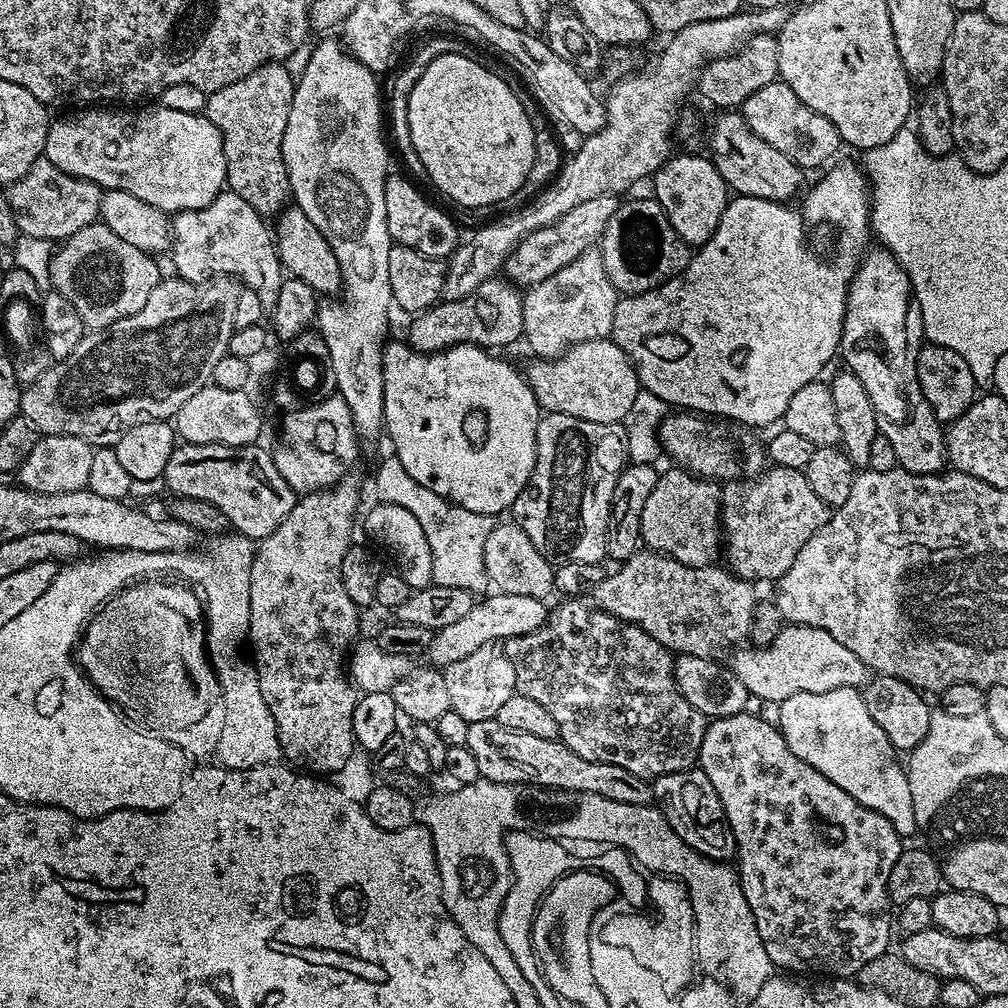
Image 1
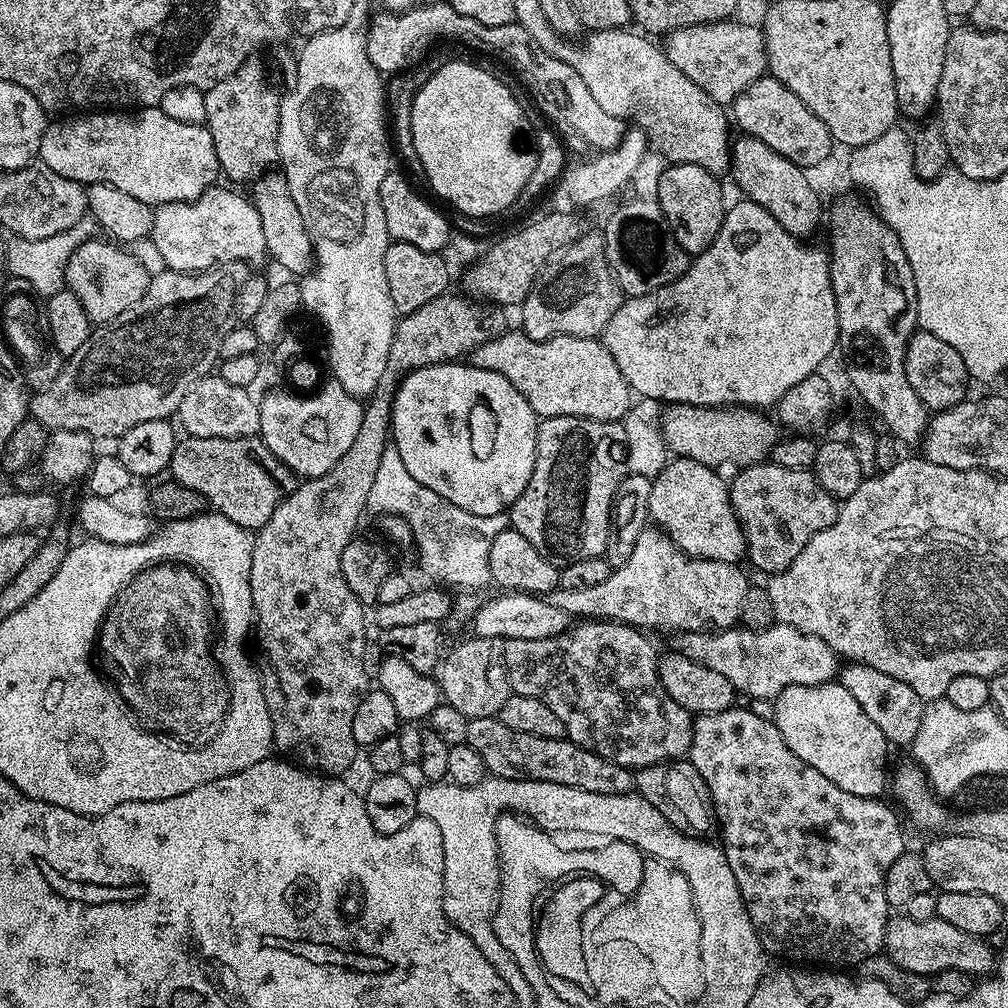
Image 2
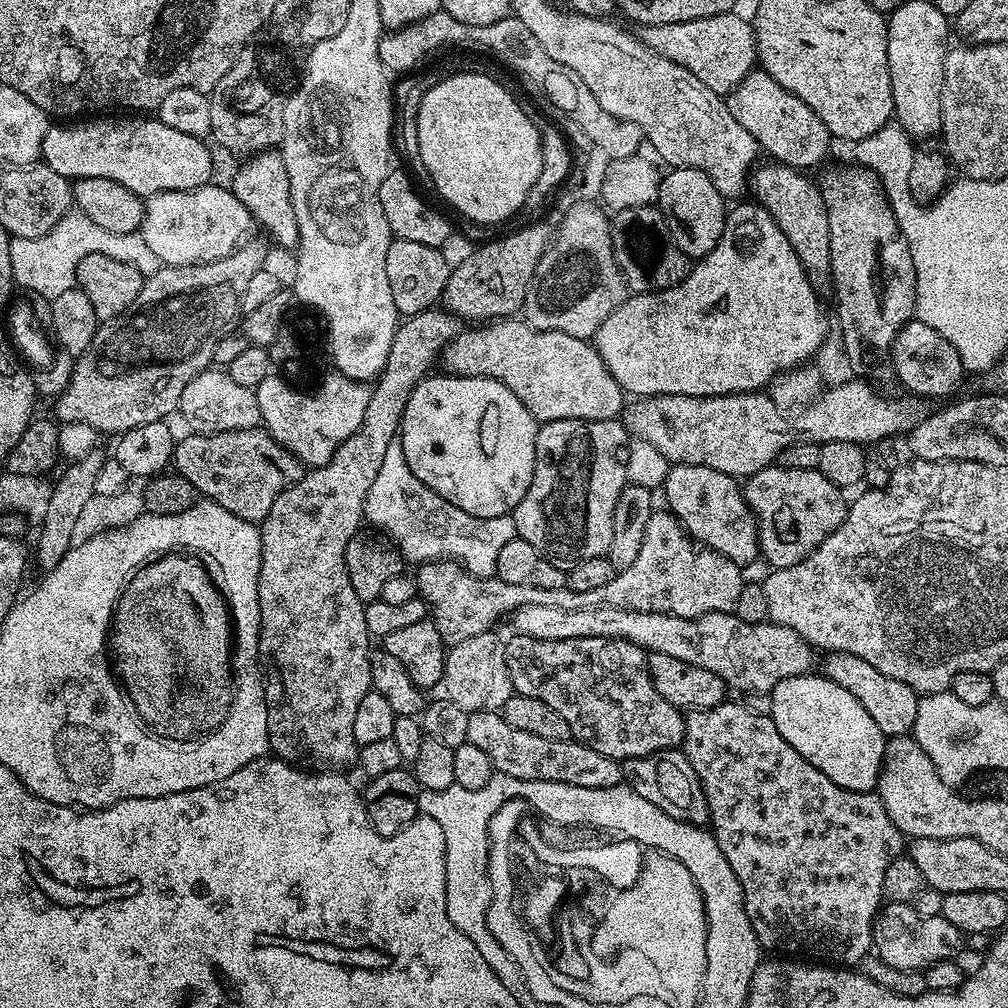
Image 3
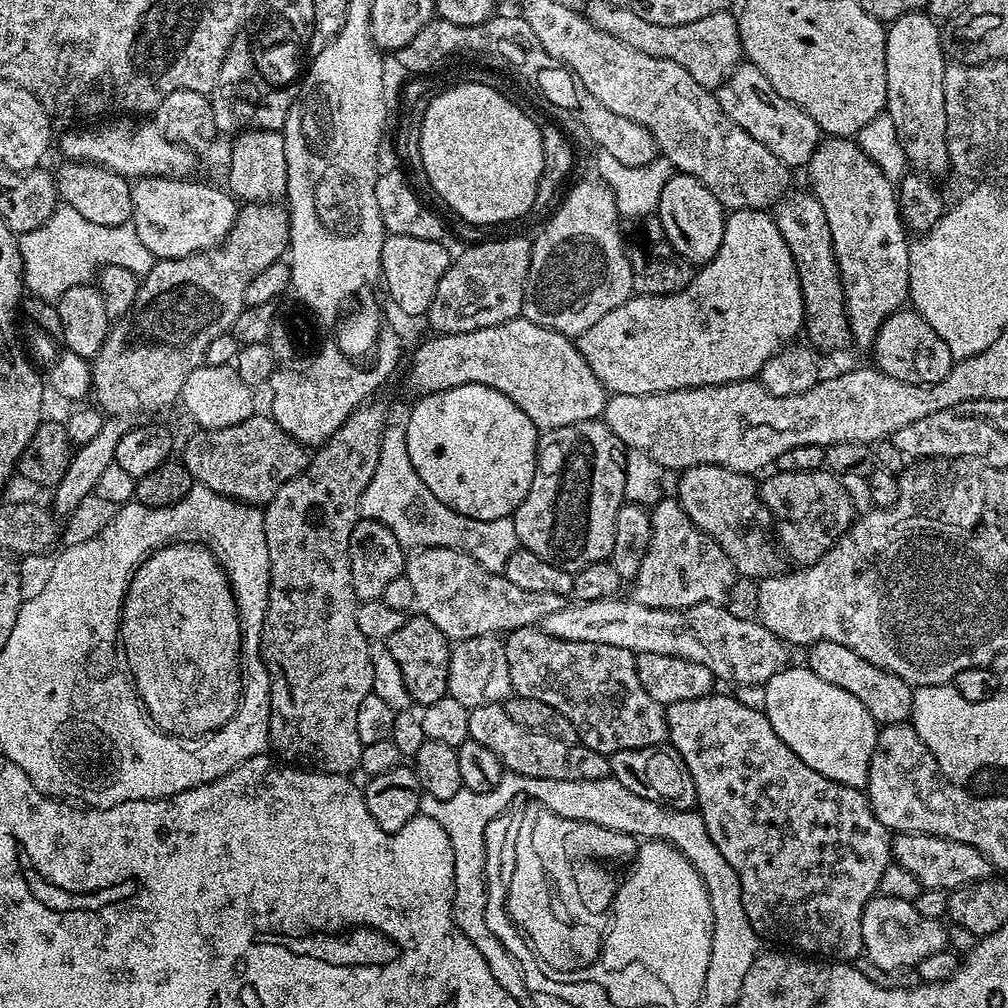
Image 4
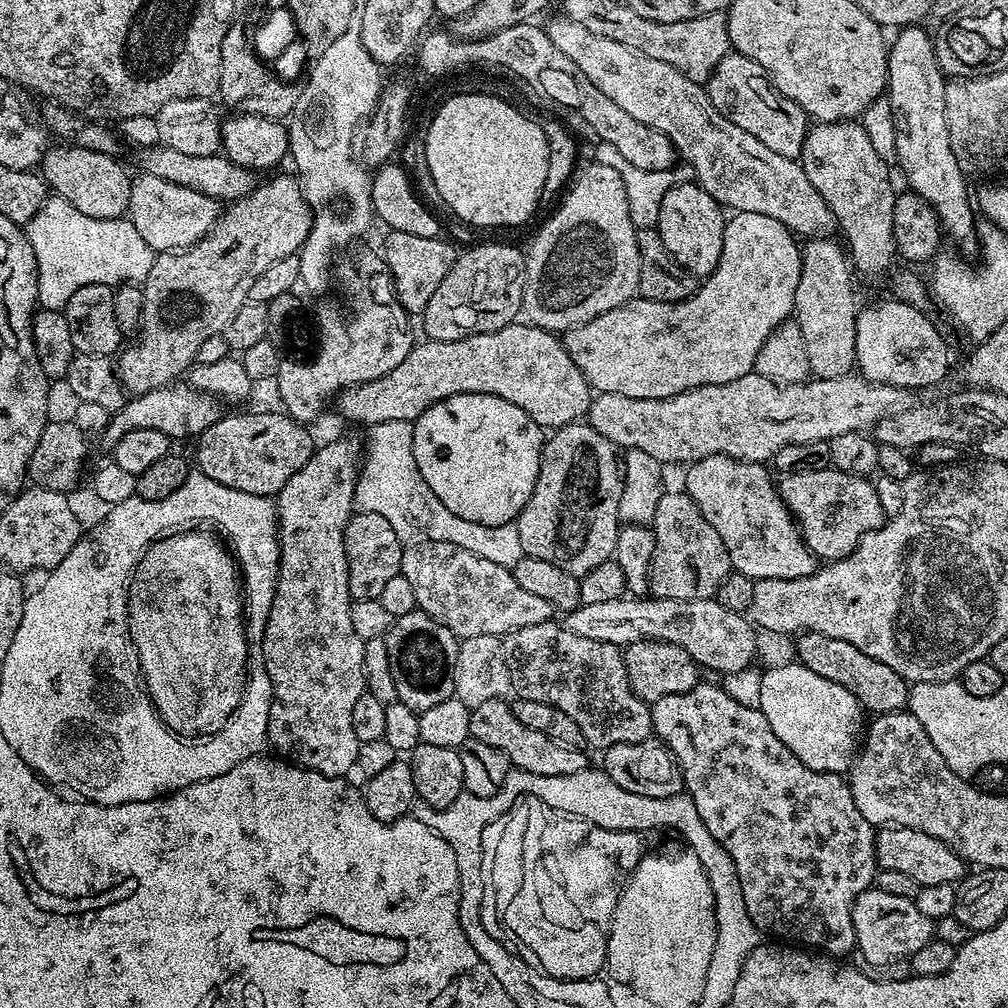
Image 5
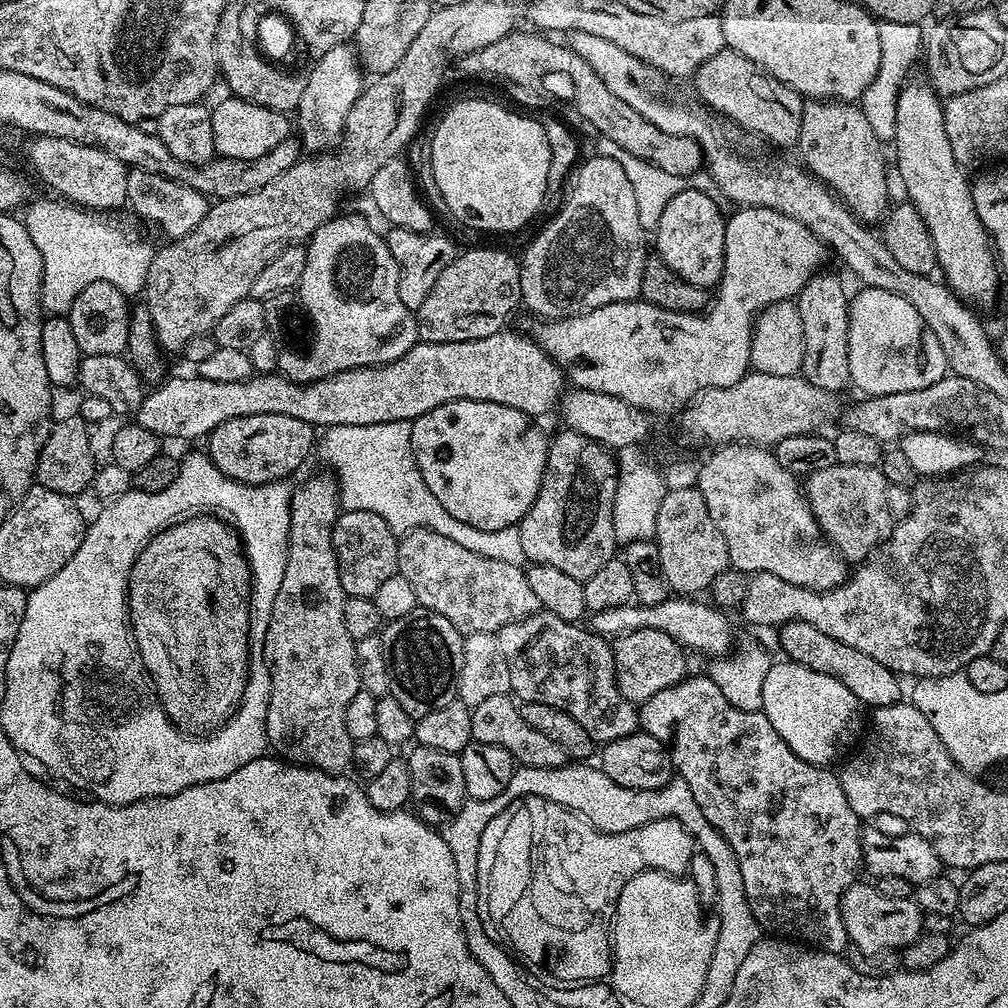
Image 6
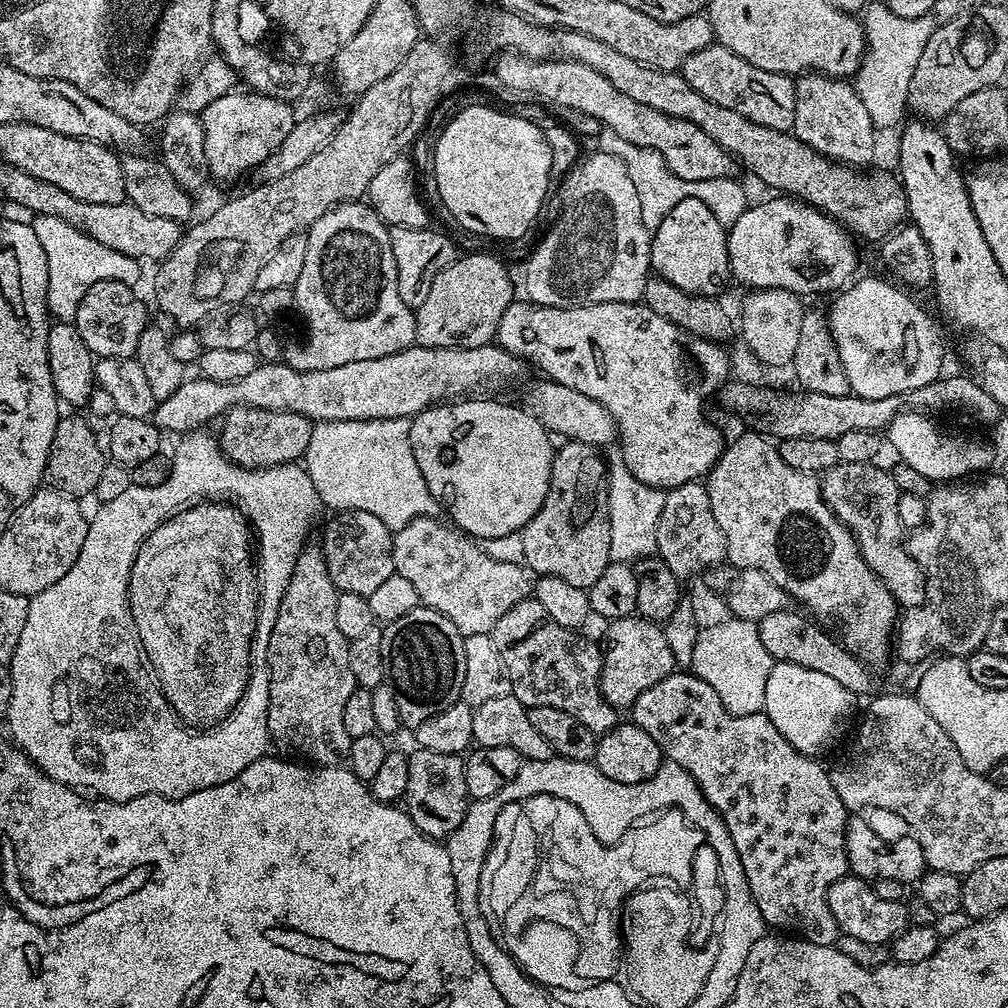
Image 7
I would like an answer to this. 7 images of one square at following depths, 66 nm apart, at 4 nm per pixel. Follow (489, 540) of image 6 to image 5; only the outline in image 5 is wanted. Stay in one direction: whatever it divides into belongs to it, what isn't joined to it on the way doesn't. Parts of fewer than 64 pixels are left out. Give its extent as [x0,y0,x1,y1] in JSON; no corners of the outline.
[354,420,525,568]

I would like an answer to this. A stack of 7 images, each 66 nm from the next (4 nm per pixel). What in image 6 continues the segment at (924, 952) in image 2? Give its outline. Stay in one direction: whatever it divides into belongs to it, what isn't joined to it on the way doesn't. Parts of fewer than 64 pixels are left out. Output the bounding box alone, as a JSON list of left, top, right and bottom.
[840,882,924,954]

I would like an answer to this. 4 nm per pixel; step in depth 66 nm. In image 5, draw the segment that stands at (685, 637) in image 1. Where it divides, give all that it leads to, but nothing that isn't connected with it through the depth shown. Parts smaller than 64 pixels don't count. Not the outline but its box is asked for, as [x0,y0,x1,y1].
[400,490,732,640]

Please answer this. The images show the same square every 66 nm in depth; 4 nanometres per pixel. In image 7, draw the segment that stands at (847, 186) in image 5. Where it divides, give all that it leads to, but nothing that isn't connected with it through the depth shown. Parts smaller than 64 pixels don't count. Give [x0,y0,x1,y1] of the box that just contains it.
[791,72,878,166]

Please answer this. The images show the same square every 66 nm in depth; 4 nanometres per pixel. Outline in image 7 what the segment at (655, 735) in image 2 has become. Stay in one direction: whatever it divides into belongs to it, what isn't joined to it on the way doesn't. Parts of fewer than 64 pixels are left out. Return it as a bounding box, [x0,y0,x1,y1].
[490,598,618,734]

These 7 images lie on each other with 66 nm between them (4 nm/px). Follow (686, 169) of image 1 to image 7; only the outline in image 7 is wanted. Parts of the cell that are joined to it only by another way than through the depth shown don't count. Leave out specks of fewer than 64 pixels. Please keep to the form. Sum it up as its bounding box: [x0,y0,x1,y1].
[651,198,732,296]

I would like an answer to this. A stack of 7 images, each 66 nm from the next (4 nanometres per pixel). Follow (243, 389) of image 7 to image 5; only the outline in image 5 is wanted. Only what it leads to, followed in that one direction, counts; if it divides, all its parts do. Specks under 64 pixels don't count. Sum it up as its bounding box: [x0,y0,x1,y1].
[102,322,593,442]

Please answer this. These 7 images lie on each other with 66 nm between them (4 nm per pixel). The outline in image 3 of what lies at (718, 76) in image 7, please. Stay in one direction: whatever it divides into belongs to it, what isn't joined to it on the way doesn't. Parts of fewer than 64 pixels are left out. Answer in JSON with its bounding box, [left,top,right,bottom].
[726,70,830,170]

